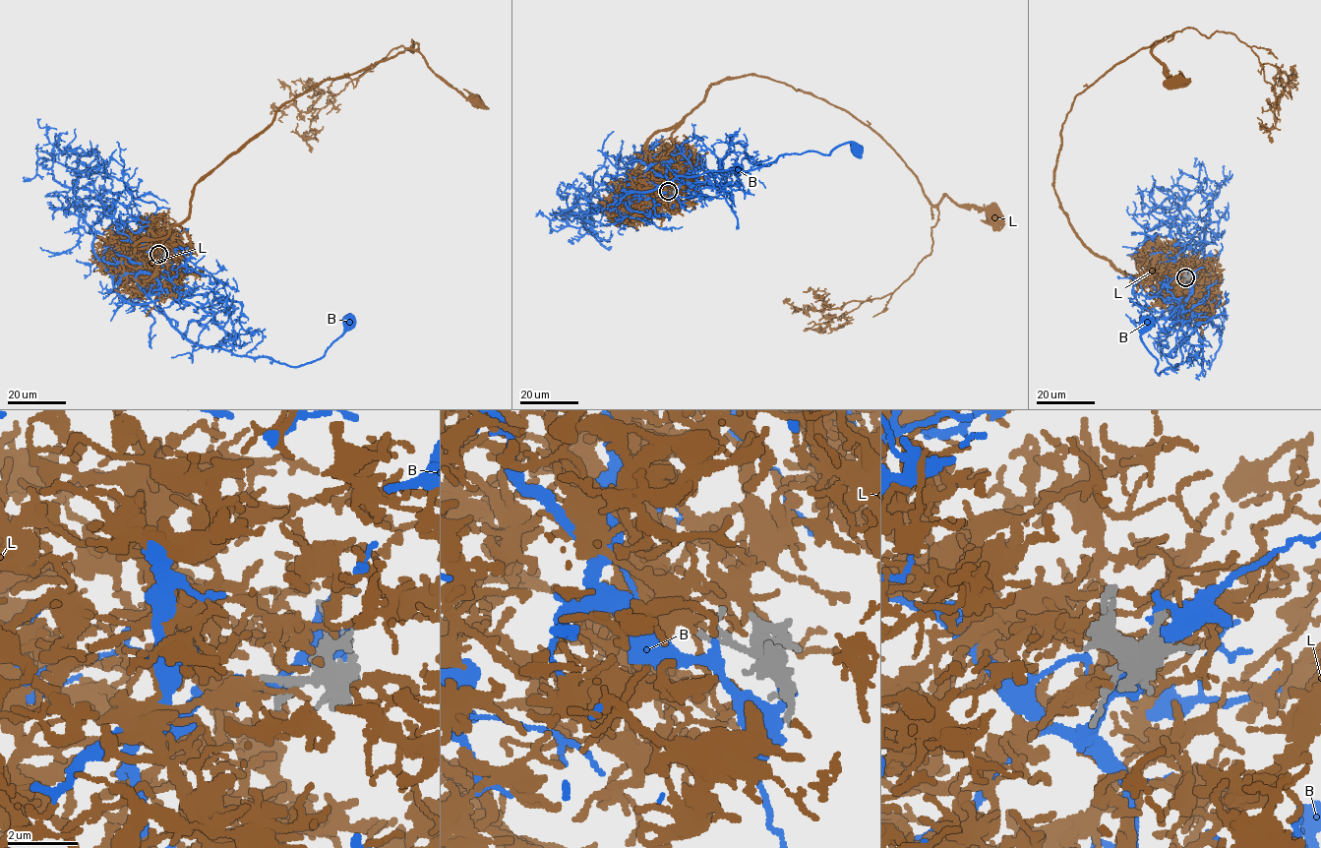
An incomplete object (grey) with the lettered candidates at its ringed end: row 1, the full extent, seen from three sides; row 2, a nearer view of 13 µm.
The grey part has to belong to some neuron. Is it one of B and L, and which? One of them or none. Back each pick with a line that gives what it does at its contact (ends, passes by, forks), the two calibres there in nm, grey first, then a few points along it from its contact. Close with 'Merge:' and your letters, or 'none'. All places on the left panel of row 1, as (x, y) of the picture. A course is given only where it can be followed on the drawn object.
L: it passes by; 120 nm thick on the grey side, 280 nm on the other; it runs (158, 255), (150, 261), (159, 269), (159, 246), (189, 213), (197, 183), (325, 80), (407, 48), (477, 102)
Merge: L

